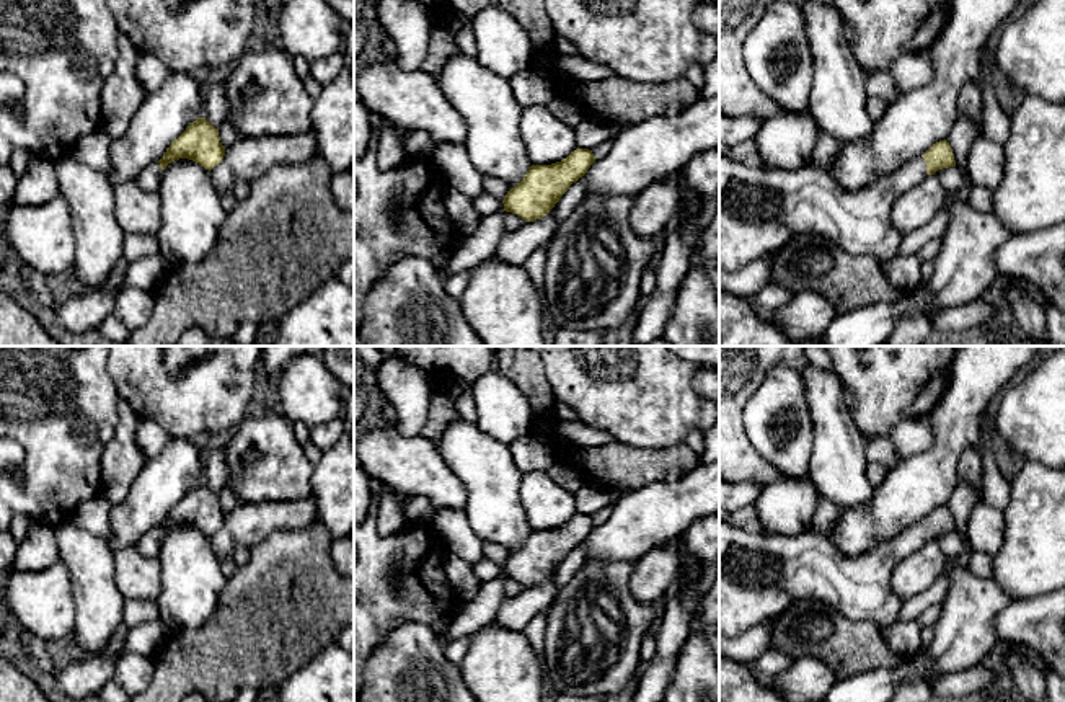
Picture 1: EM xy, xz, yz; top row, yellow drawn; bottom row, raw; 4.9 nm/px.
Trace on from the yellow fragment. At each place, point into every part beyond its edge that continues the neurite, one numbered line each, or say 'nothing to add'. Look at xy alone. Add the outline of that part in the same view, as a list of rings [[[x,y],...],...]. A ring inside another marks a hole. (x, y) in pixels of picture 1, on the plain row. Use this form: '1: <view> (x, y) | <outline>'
1: xy (150, 542) | [[[158,527],[150,529],[145,532],[139,542],[137,550],[145,557],[158,557],[163,544],[163,535]]]

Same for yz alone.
1: yz (762, 577) | [[[719,521],[719,635],[737,637],[801,604],[887,627],[897,620],[902,604],[890,588],[892,571],[925,542],[926,527],[920,521],[871,552],[848,557],[814,529],[796,535],[753,534]]]

